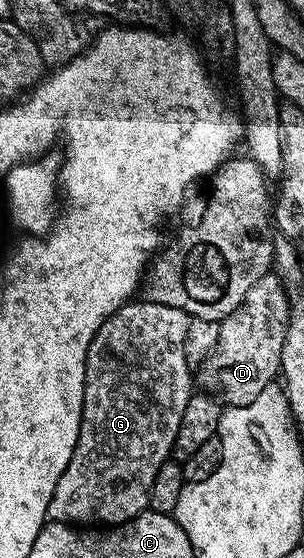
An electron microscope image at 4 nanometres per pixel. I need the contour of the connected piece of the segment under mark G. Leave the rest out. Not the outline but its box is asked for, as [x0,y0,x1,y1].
[48,300,191,528]

